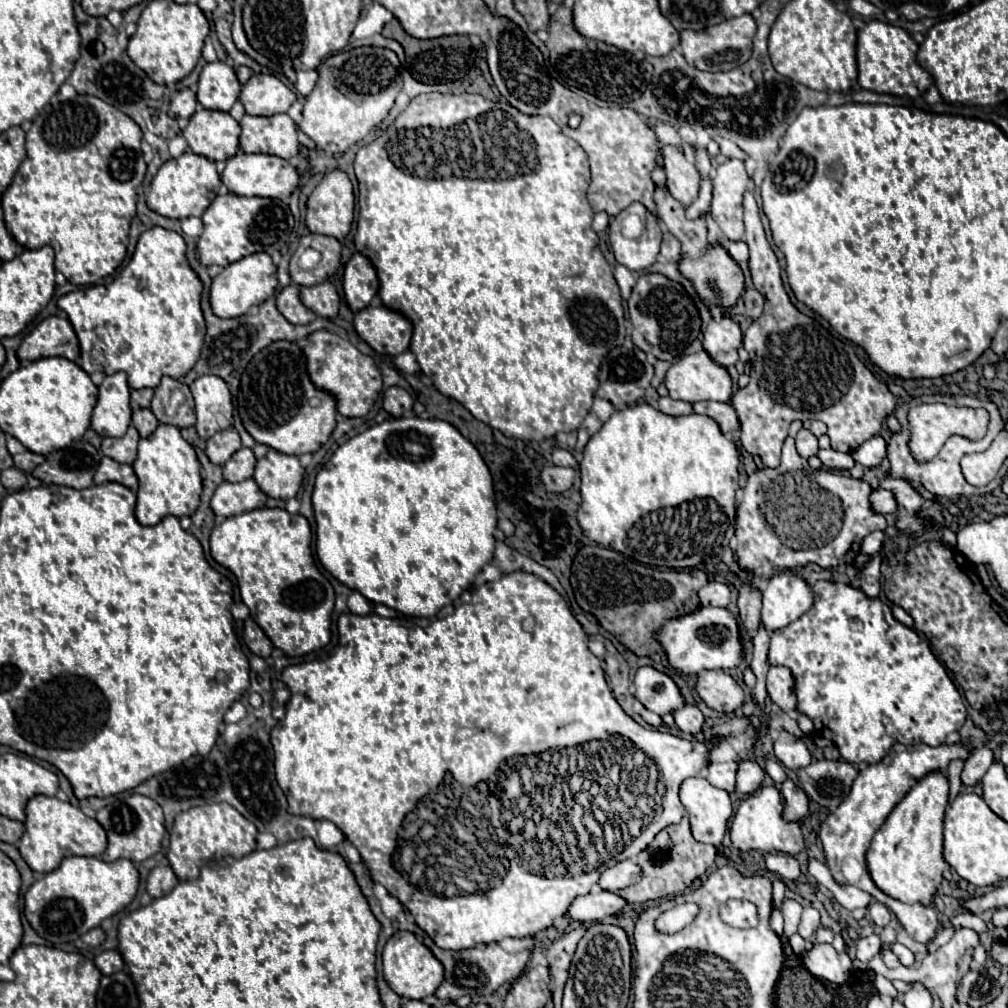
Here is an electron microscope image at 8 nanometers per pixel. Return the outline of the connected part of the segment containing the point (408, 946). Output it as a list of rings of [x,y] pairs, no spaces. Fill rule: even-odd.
[[[397,931],[383,949],[383,977],[387,985],[405,999],[423,1001],[427,995],[433,995],[439,983],[443,981],[443,965],[433,957],[433,953],[409,931]]]

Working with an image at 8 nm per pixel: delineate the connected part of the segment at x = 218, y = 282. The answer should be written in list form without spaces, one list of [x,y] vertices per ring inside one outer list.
[[[253,253],[251,257],[243,257],[231,265],[227,265],[211,283],[209,305],[217,317],[239,317],[245,315],[253,305],[263,303],[277,285],[277,273],[273,261],[267,253]]]

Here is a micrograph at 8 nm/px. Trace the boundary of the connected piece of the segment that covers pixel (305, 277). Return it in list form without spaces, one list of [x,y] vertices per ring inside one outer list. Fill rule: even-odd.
[[[309,233],[305,237],[301,237],[299,241],[299,249],[295,251],[295,255],[291,257],[291,279],[299,285],[317,285],[321,281],[325,281],[329,275],[333,275],[339,267],[339,259],[341,259],[341,243],[335,237],[329,235],[317,235],[317,233]],[[305,249],[317,249],[321,253],[321,261],[315,269],[305,271],[297,265],[297,259],[301,257],[301,253]]]

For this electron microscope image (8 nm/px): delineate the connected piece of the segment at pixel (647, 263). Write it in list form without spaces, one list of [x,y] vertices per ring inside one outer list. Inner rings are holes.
[[[639,203],[629,205],[623,209],[617,217],[613,217],[609,225],[609,243],[613,249],[613,255],[617,263],[625,265],[631,271],[643,271],[655,263],[655,257],[659,253],[659,243],[661,243],[661,229],[655,217]],[[629,213],[635,213],[641,217],[643,229],[637,239],[627,239],[621,233],[621,219],[625,219]]]

